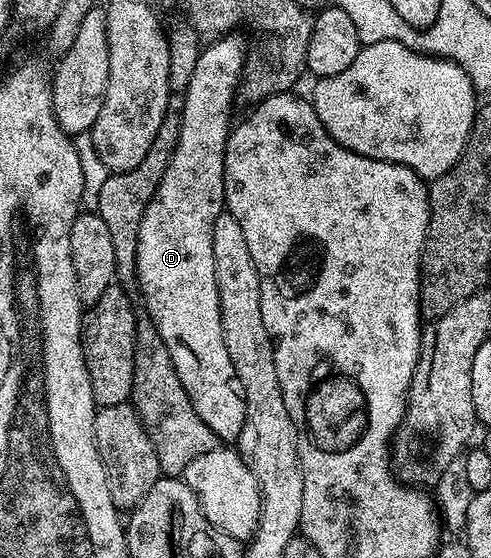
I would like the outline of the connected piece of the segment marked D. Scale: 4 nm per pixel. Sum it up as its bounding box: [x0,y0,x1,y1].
[135,31,247,443]

